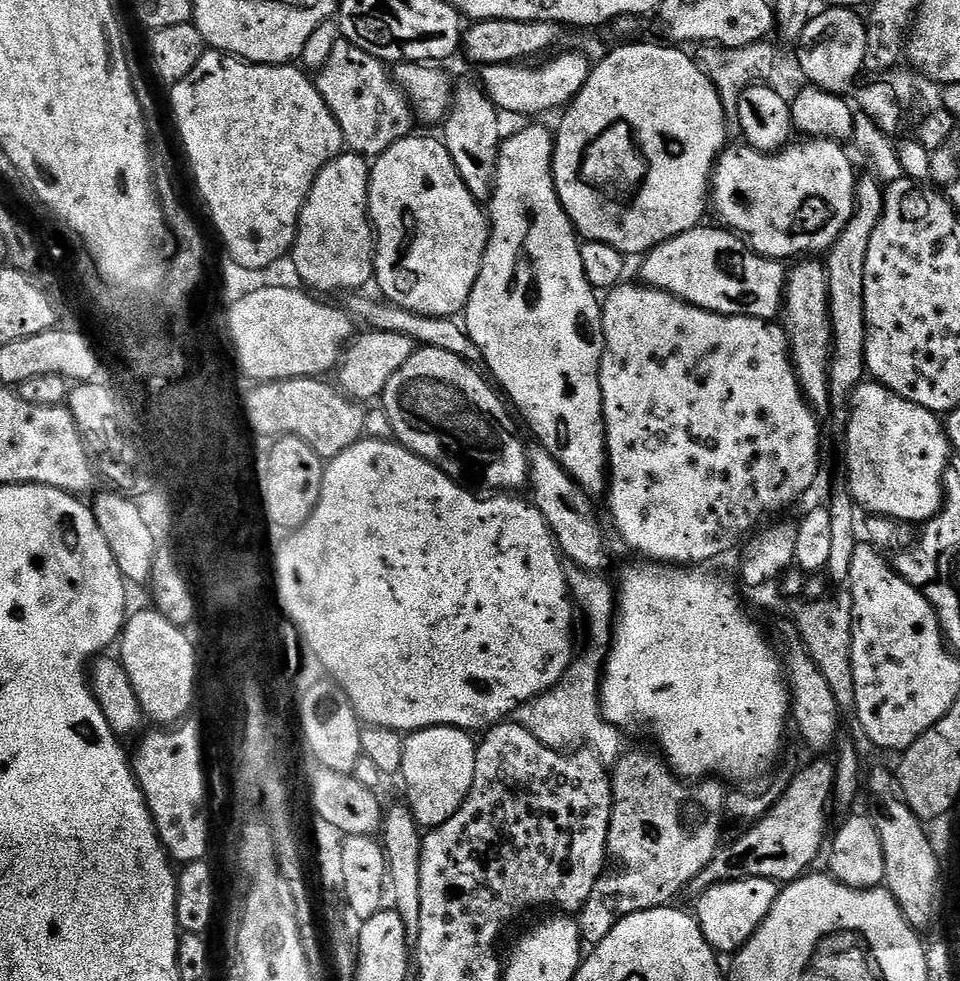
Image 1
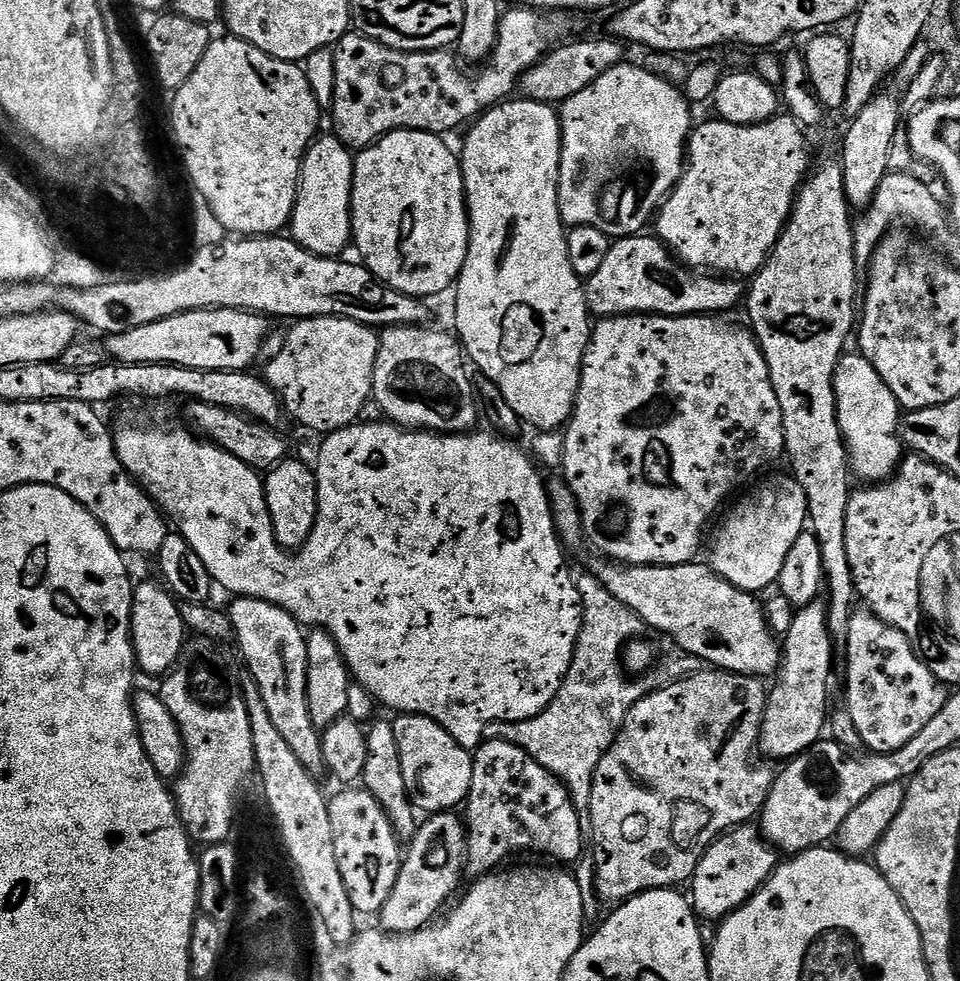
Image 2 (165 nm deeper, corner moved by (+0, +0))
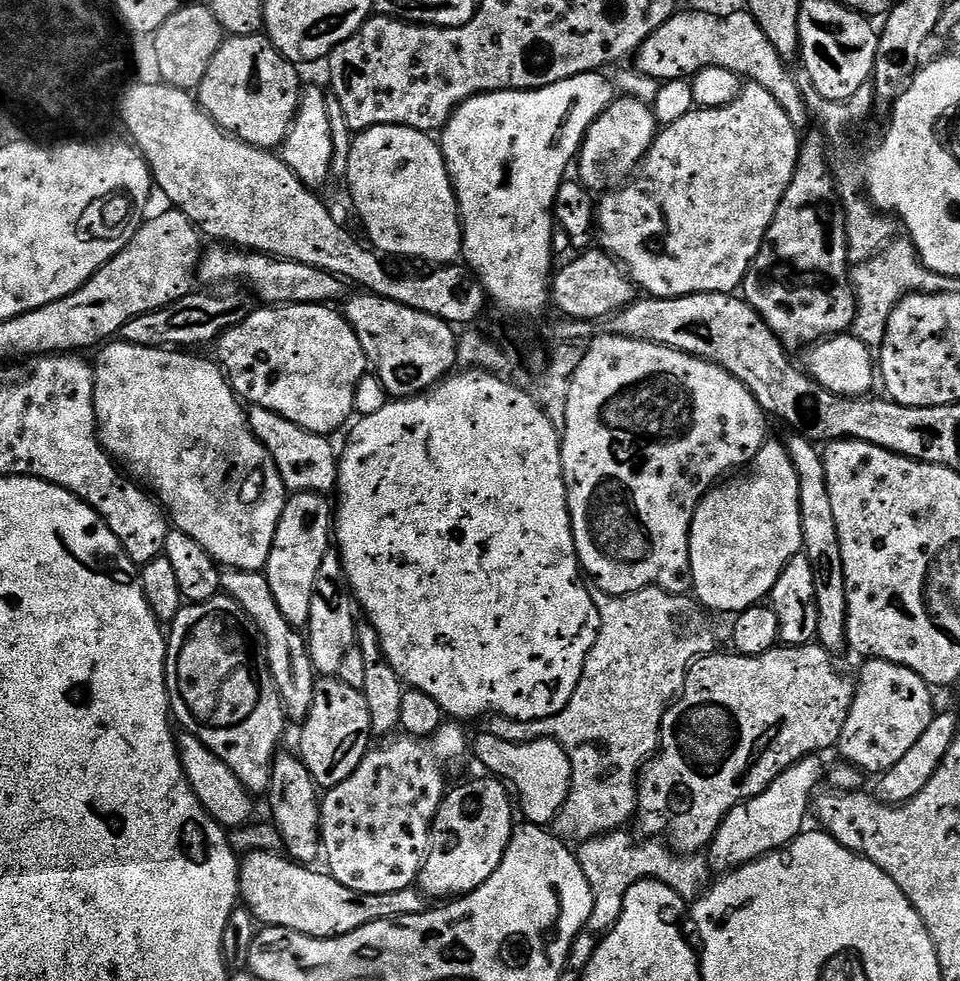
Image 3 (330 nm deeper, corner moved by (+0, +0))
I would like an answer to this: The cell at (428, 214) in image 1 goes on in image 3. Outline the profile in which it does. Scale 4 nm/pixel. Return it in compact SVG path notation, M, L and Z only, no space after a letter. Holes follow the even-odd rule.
M374 126L355 133L346 183L352 195L352 204L364 223L364 232L375 251L389 257L413 256L416 260L429 260L432 266L454 264L461 259L464 233L460 223L460 204L452 187L444 151L429 133L406 126Z

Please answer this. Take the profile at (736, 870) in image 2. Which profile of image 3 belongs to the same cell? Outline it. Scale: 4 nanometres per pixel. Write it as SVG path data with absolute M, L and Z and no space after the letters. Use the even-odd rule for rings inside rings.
M819 755L804 756L794 766L782 770L782 774L778 774L778 778L774 778L774 782L770 782L770 786L762 790L762 794L743 800L725 814L706 849L713 873L731 872L733 868L741 868L778 848L785 848L805 831L804 819L810 816L814 793L821 787L820 780L822 784L826 776L826 764L820 760L823 759Z

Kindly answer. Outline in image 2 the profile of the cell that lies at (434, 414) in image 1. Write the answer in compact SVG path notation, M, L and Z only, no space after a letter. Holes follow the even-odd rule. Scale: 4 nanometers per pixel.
M432 327L385 328L379 333L380 349L372 375L372 399L382 406L385 417L399 427L437 434L467 434L477 427L481 405L473 377L468 377L464 369L466 353L451 331L439 332Z

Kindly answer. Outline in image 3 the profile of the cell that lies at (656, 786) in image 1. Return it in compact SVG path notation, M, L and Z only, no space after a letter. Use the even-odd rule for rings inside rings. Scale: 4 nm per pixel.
M809 642L799 646L775 646L768 652L757 656L733 654L731 651L717 651L711 656L701 656L688 669L688 676L684 679L684 688L669 704L662 718L660 739L662 741L657 753L640 769L638 777L638 791L636 793L636 810L640 828L648 838L663 838L677 853L696 854L707 849L711 844L718 826L723 822L726 813L743 800L754 798L782 774L790 766L794 766L804 756L824 754L827 748L835 749L840 743L840 735L846 726L846 718L850 714L850 706L854 702L857 681L852 680L835 664L833 653L824 649L818 642Z

